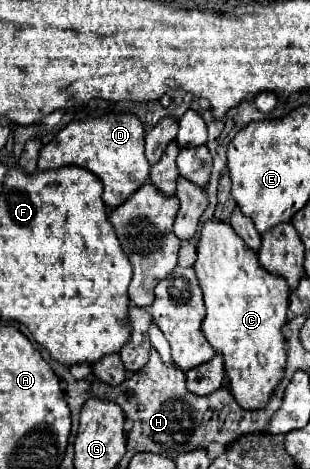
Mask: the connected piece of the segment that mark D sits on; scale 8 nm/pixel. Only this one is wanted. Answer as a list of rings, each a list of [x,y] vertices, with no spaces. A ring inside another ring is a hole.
[[[107,114],[67,124],[47,146],[41,148],[37,170],[79,166],[103,182],[103,202],[109,208],[121,206],[135,190],[149,180],[149,162],[143,152],[145,128],[135,114]]]

